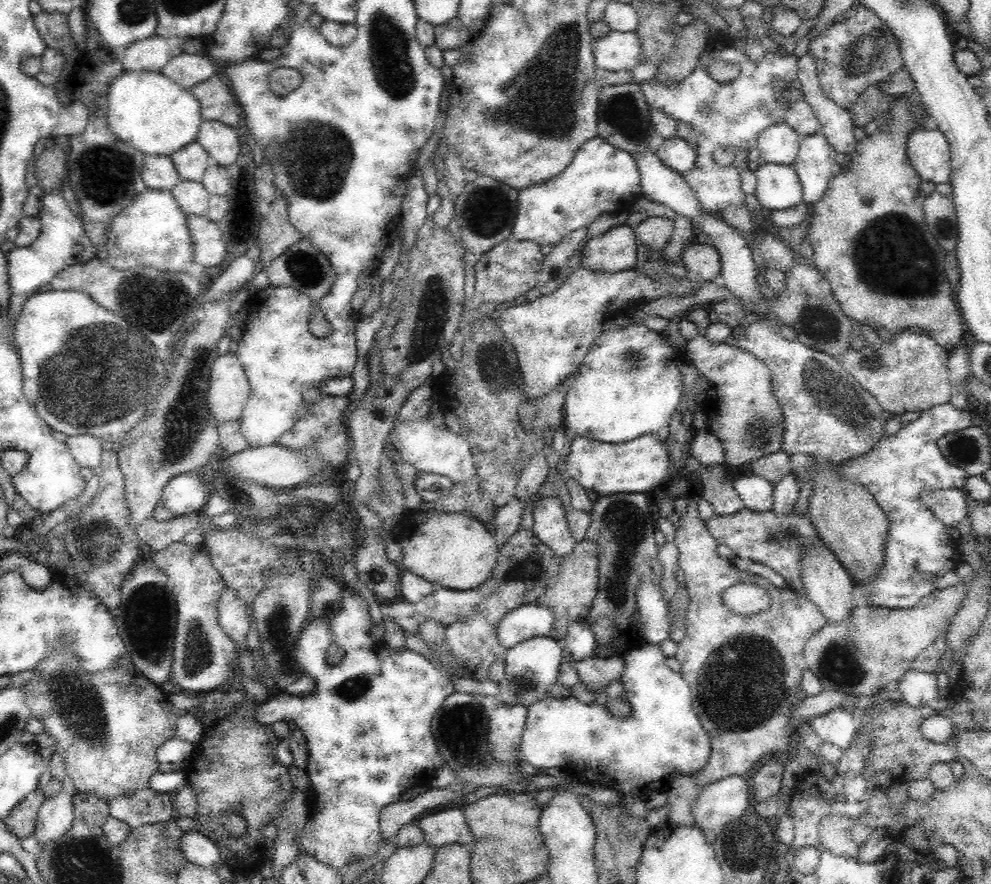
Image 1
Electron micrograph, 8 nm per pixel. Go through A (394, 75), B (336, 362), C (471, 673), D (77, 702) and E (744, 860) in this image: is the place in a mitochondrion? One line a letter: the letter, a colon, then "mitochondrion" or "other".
A: mitochondrion
B: other
C: other
D: mitochondrion
E: mitochondrion

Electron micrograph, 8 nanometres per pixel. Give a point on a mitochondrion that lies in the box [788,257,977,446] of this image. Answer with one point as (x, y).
(830, 392)

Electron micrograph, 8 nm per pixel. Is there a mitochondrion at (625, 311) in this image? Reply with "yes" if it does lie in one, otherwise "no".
no

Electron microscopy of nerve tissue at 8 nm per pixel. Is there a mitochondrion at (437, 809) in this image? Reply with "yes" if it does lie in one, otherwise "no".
no

